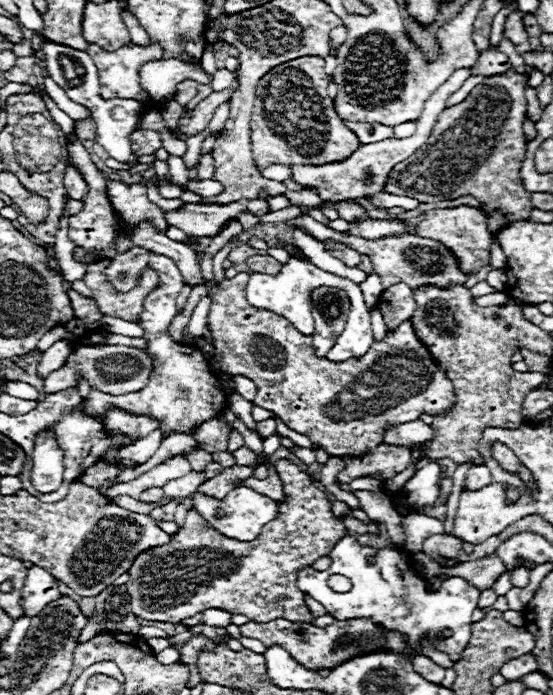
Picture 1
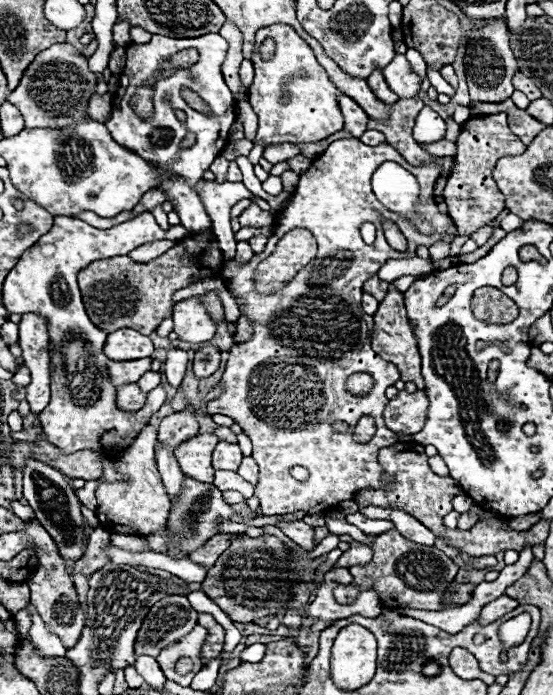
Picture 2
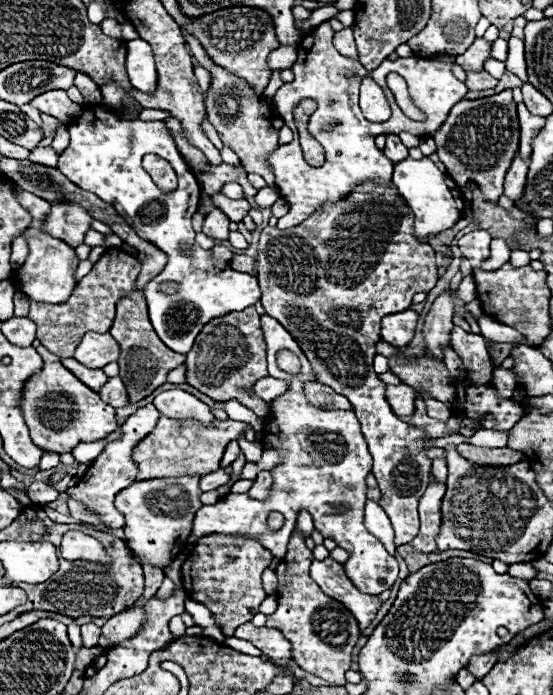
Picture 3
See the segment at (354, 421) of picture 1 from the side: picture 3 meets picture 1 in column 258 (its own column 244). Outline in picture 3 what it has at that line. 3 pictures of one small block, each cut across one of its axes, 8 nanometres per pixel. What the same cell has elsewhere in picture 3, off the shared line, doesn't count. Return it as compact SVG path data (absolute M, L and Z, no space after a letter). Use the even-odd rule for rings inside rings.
M254 306L244 308L242 312L230 312L206 324L202 332L196 336L194 348L186 354L184 366L186 366L186 382L196 390L200 390L202 394L210 396L212 400L216 402L238 400L256 414L268 412L266 402L252 392L252 386L260 378L268 376L266 342L260 326L260 316L256 314Z

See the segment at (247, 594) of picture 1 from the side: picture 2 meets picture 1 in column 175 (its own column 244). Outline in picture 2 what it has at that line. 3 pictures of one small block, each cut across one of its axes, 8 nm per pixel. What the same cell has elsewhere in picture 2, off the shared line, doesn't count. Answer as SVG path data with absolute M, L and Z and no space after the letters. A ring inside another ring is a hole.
M238 534L238 540L234 540L208 570L208 576L202 582L202 590L214 602L218 602L230 620L242 624L256 622L258 618L274 616L278 610L288 606L292 590L298 586L298 572L292 570L292 564L294 554L276 536L262 534L258 538L248 538Z

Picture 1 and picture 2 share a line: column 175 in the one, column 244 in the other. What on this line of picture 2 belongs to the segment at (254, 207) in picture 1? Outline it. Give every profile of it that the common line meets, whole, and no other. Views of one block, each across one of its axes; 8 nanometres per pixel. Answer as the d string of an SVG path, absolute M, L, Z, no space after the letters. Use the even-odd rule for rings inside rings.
M256 204L246 208L238 216L238 220L240 220L242 226L254 226L254 228L262 228L262 226L274 224L274 216L270 216L270 212L266 212L266 210L260 210Z

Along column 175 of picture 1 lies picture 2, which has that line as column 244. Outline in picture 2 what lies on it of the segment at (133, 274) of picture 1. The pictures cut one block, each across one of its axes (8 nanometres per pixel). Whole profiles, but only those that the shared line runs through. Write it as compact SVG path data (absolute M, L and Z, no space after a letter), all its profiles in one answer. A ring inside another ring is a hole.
M356 138L336 140L306 172L302 172L290 204L278 212L276 232L268 238L264 252L252 256L252 260L242 266L236 266L236 260L224 264L220 276L226 282L228 292L234 298L244 300L242 316L252 322L254 334L250 340L230 348L230 358L222 374L224 392L208 402L208 414L234 418L252 440L252 458L260 466L260 480L254 494L260 498L262 516L294 514L298 510L318 514L342 500L352 500L356 490L378 488L382 484L384 478L378 464L378 450L398 442L398 434L384 426L382 410L388 404L386 388L400 380L400 372L394 364L384 362L374 354L370 348L374 320L356 306L360 306L362 284L374 276L388 258L412 258L418 246L436 244L442 238L442 228L444 234L448 234L450 216L440 214L432 192L440 172L440 164L436 162L422 166L408 164L390 144L366 146ZM382 160L394 160L414 172L422 188L418 210L434 226L438 224L438 234L422 236L410 222L386 210L374 198L370 176ZM382 220L392 220L406 234L406 252L396 252L388 246L382 234ZM362 222L376 224L376 240L372 246L364 244L360 238ZM290 228L310 230L318 240L318 254L286 288L262 296L254 290L254 268L274 250L276 242L290 232ZM330 302L340 302L350 308L324 308L324 304ZM356 372L366 372L374 378L372 390L364 396L354 396L346 390L348 376ZM364 414L376 420L376 434L370 442L358 444L352 434ZM336 420L346 422L350 426L348 432L334 432L330 424ZM294 466L308 468L310 480L294 480L290 474Z

